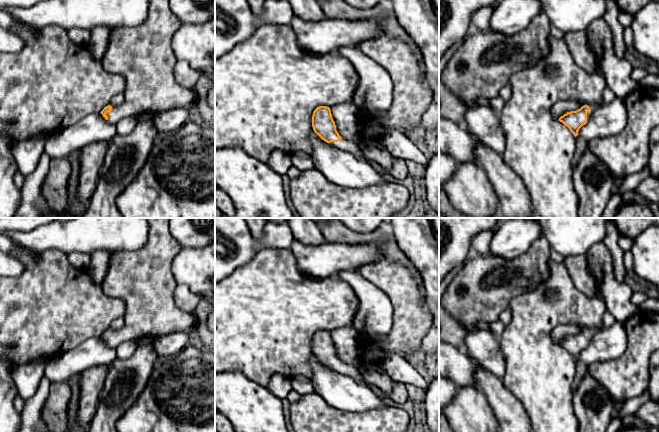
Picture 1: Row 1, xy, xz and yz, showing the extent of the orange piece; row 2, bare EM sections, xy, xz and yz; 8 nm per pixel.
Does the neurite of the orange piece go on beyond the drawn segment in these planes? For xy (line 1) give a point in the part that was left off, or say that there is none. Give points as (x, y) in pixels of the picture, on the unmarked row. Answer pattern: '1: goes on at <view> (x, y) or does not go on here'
1: goes on at xy (143, 279)

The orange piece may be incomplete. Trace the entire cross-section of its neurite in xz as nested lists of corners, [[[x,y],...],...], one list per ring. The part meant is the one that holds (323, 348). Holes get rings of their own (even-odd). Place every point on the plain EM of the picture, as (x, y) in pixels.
[[[386,255],[375,262],[360,266],[355,273],[379,288],[391,301],[393,306],[392,327],[383,337],[360,339],[359,356],[355,364],[343,363],[336,354],[331,334],[327,330],[317,331],[312,339],[314,356],[333,371],[364,382],[361,367],[366,364],[379,365],[389,354],[398,354],[404,359],[417,355],[422,351],[423,338],[433,326],[424,298],[421,296],[419,285],[412,273],[403,264],[391,261]]]

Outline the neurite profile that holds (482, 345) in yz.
[[[476,329],[465,334],[467,354],[483,369],[497,378],[505,374],[505,358],[499,339],[490,329]]]

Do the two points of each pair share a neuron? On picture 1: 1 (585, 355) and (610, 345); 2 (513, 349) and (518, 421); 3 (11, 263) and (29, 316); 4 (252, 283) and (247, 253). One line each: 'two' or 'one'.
1: one
2: two
3: two
4: two

